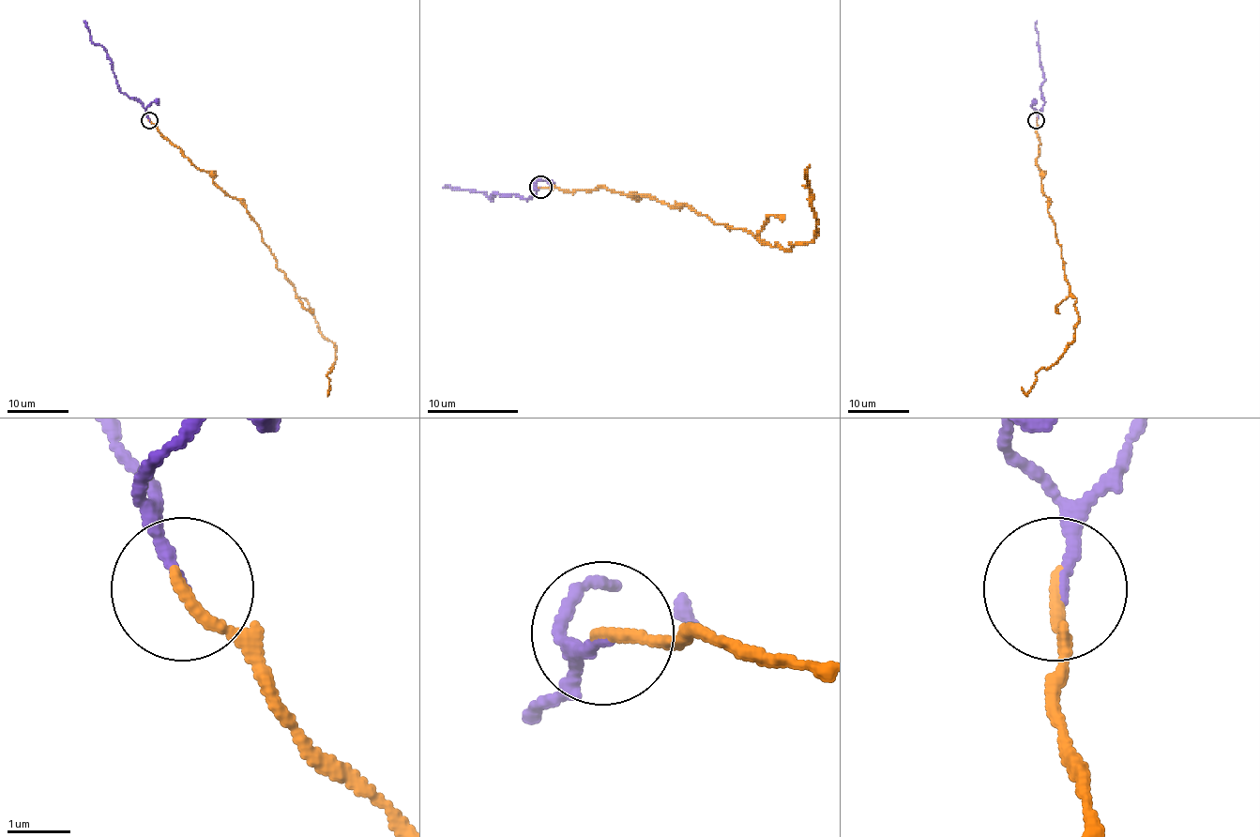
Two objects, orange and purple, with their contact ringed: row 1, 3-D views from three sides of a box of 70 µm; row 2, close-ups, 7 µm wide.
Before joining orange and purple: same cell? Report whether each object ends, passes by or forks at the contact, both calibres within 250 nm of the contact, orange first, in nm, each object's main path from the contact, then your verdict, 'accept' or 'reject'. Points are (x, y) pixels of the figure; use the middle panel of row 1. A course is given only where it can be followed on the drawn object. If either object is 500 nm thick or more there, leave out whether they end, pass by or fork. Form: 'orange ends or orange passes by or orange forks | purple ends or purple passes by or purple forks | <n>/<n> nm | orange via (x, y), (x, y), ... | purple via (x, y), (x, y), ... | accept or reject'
orange ends | purple ends | 200/180 nm | orange via (540, 188), (607, 188), (684, 204), (784, 249), (816, 235), (805, 185), (809, 164) | purple via (540, 188), (527, 199), (502, 194), (491, 199), (481, 192), (454, 190), (447, 185), (443, 188) | accept

